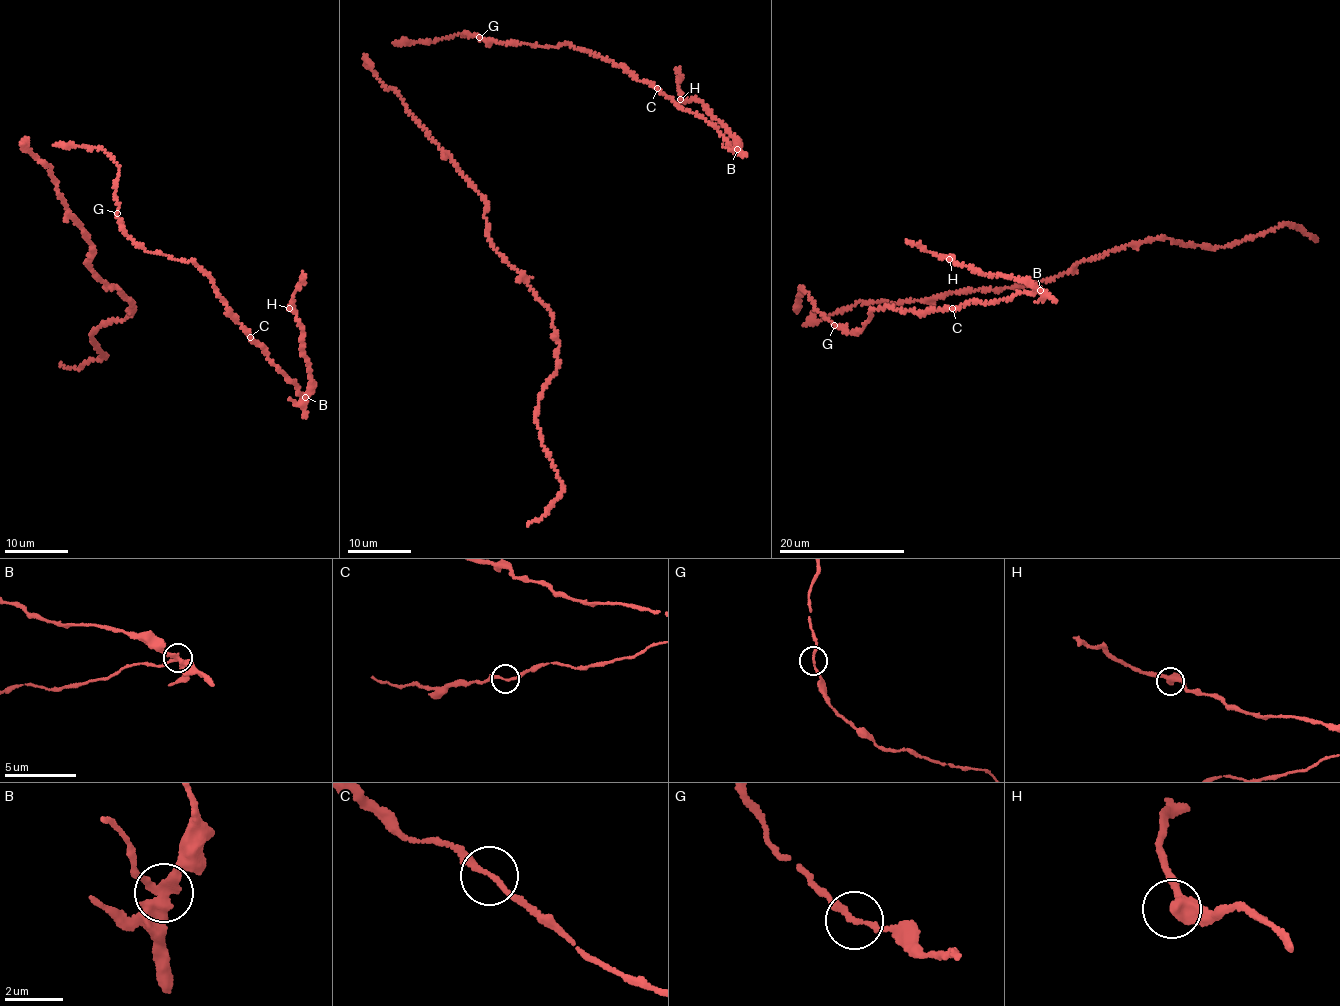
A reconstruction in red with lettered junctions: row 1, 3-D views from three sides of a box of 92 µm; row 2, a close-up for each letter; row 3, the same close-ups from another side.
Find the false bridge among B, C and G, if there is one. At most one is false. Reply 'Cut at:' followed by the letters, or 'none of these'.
Cut at: B

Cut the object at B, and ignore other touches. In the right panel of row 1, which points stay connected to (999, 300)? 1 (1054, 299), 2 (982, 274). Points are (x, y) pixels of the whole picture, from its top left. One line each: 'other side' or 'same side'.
1: other side
2: other side

